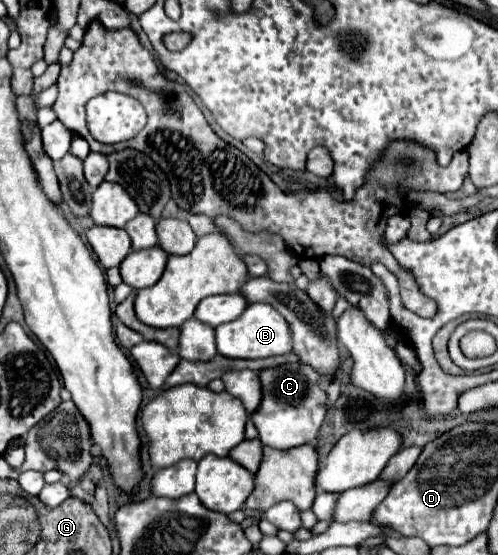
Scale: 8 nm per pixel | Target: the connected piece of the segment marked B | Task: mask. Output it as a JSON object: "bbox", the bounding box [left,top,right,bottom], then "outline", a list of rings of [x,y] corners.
{"bbox":[216,304,292,358],"outline":[[[250,304],[238,320],[226,322],[216,328],[216,344],[218,352],[228,358],[248,358],[250,352],[252,358],[266,358],[292,352],[292,334],[290,326],[282,318],[282,314],[278,314],[278,310],[266,304]]]}

